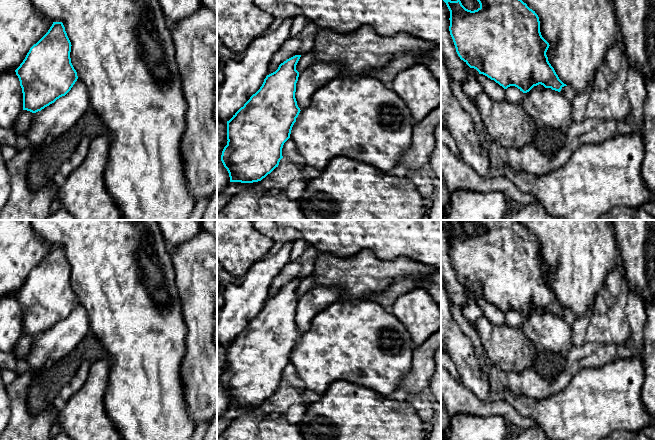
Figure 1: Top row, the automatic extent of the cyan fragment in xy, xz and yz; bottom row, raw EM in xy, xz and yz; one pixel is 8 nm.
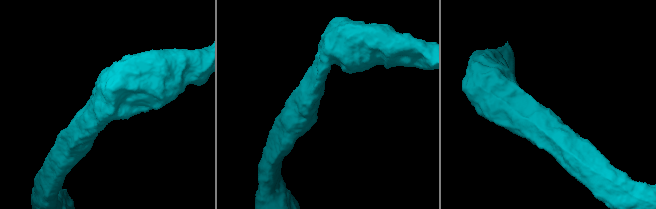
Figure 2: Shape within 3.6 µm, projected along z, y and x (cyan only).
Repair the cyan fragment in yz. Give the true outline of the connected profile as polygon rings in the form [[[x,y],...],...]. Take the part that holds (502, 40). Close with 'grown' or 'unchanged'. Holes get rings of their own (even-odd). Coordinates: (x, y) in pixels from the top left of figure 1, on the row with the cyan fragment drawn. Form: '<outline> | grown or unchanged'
[[[460,0],[443,1],[450,11],[449,31],[456,52],[460,59],[470,68],[474,68],[479,74],[494,80],[504,89],[515,86],[523,93],[529,92],[534,86],[539,84],[558,92],[564,86],[567,86],[559,79],[548,61],[546,52],[550,45],[541,35],[538,15],[522,0],[477,0],[480,7],[474,11],[466,9]]] | unchanged

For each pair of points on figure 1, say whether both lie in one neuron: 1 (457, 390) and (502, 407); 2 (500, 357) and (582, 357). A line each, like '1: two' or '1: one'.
1: one
2: two

